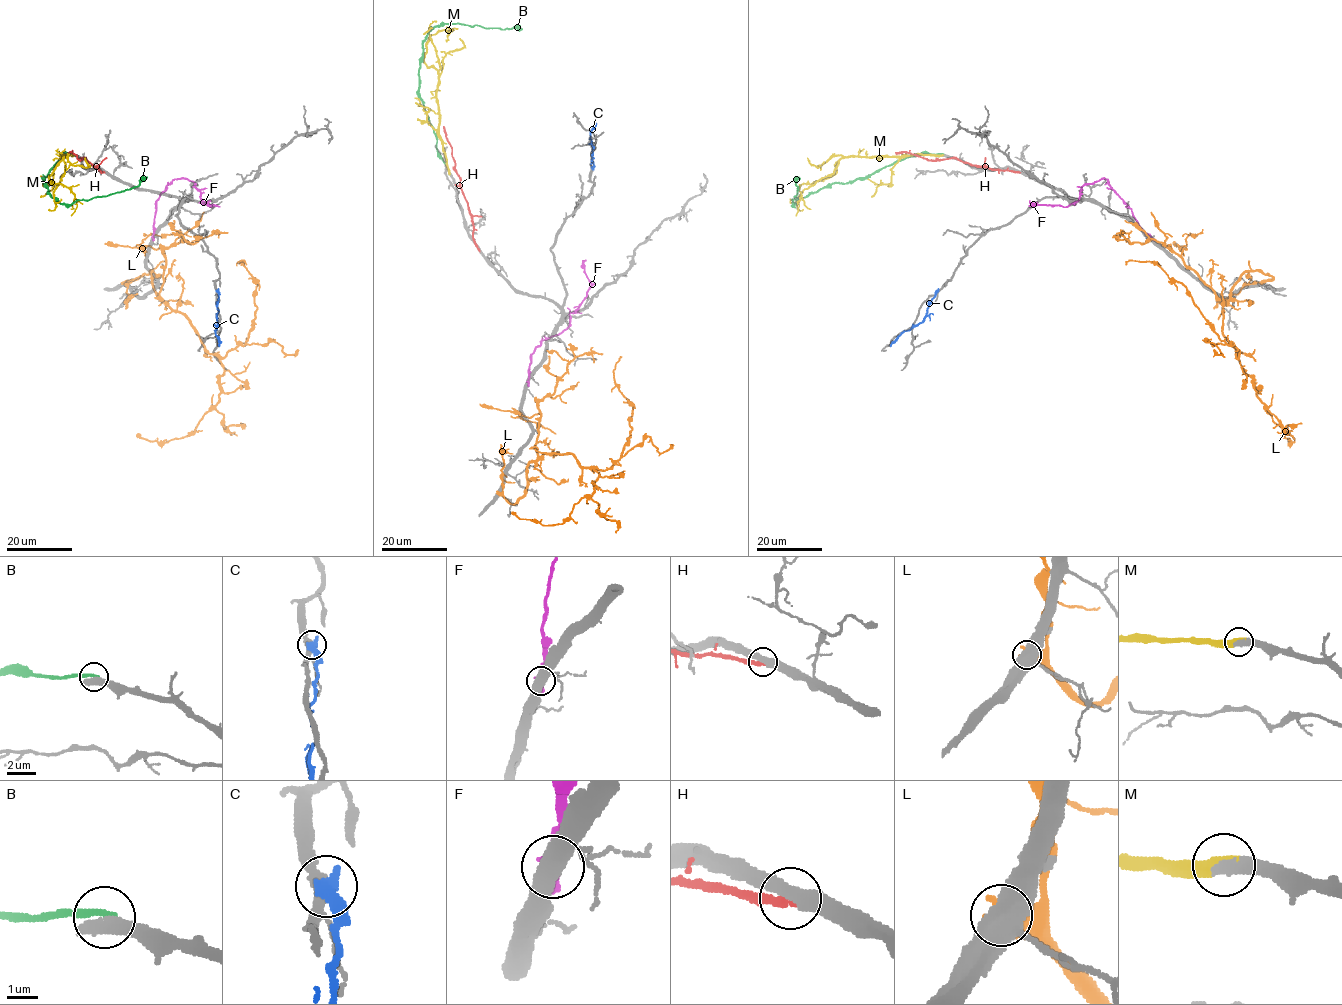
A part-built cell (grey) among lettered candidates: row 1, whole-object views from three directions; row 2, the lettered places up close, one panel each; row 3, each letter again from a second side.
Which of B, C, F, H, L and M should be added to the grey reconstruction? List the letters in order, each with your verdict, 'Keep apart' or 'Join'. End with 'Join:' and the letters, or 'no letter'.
B: Keep apart
C: Keep apart
F: Keep apart
H: Keep apart
L: Keep apart
M: Join
Join: M

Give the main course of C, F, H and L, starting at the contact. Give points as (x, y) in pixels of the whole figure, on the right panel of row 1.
C: (938, 290), (924, 319), (904, 330), (890, 346)
F: (1152, 238), (1104, 178), (1086, 183), (1078, 199), (1065, 207), (1034, 204), (1029, 200)
H: (1018, 171), (971, 165), (955, 158), (928, 160), (906, 152), (895, 152)
L: (1262, 283), (1273, 277), (1246, 271), (1223, 307), (1223, 334), (1237, 357), (1179, 282), (1151, 262), (1125, 264)

